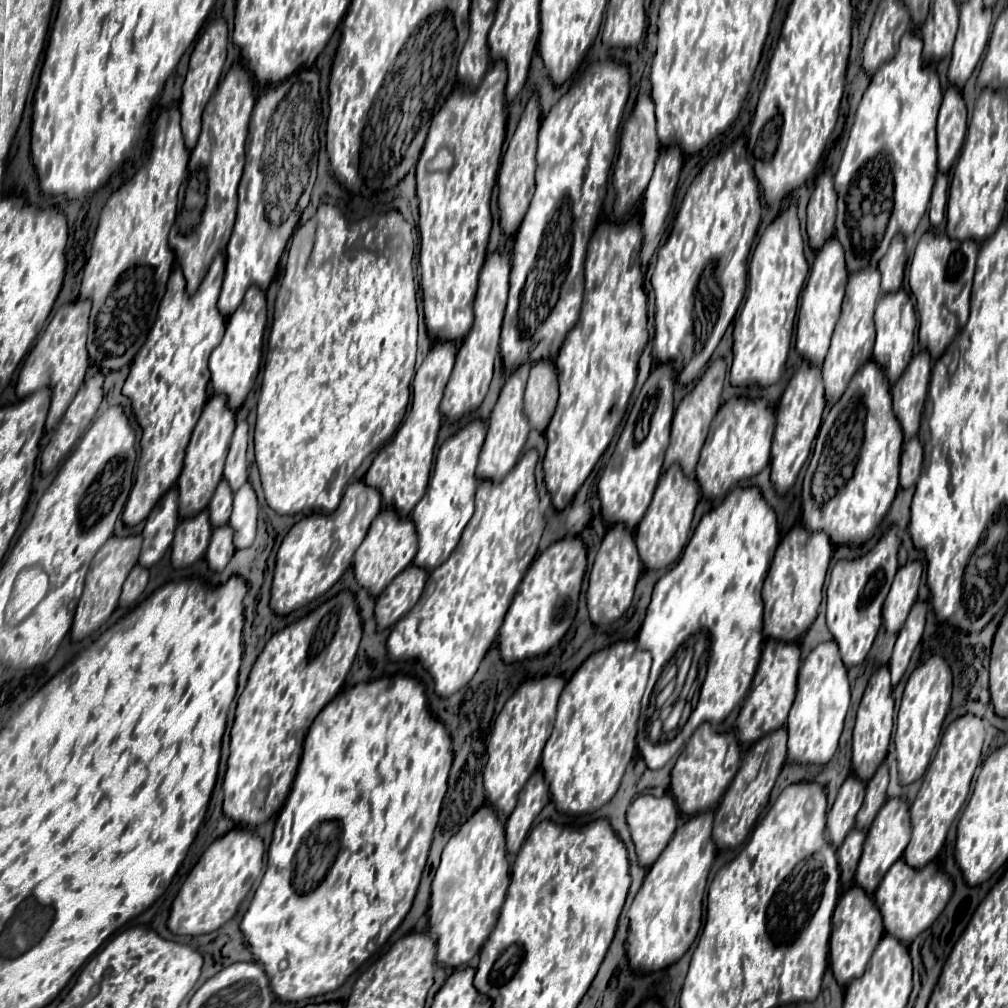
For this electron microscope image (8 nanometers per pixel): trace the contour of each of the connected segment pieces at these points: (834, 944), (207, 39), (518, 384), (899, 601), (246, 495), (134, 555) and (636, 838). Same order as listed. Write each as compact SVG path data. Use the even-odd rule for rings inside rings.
M862 887L848 889L836 905L832 917L832 935L830 935L830 963L834 977L842 987L846 987L848 981L864 973L864 967L882 935L884 935L884 927L882 927L880 911L874 905L872 897Z
M220 17L218 21L208 23L208 27L204 29L202 37L196 41L194 51L190 55L190 69L186 73L186 81L182 85L182 101L180 101L180 111L182 111L182 133L184 133L184 141L186 147L192 149L196 145L196 139L200 135L200 115L212 95L212 91L216 89L218 81L220 81L220 73L222 73L222 65L226 61L226 39L228 39L228 27L226 27L226 19Z
M524 363L520 365L504 383L500 397L494 405L494 411L490 415L490 425L488 425L488 433L486 433L486 441L480 453L480 461L478 461L478 469L476 475L478 479L502 479L518 461L522 447L526 443L526 437L530 433L528 427L528 419L524 419L522 413L522 395L524 395L524 383L528 379L528 371L530 371L532 363Z
M908 561L896 571L896 577L892 581L890 593L884 601L882 619L888 633L898 633L904 625L904 619L908 617L908 611L918 595L918 585L922 577L922 563L920 561Z
M246 481L238 491L234 491L234 509L230 515L230 527L234 529L234 545L238 549L250 547L256 535L258 503L252 485Z
M112 535L100 547L100 551L94 555L94 559L90 563L90 569L88 569L88 575L86 575L84 593L82 593L82 597L78 601L76 615L74 615L72 637L76 641L82 639L82 637L86 637L86 635L90 635L92 631L96 631L110 617L110 613L116 609L120 591L122 591L122 583L128 577L130 569L138 561L140 543L142 543L142 535L128 535L128 537L116 537L116 535Z
M666 793L662 797L654 797L654 795L640 795L638 799L632 801L632 805L628 807L626 813L626 821L630 825L630 833L632 833L632 841L636 845L636 855L638 855L638 863L642 867L652 867L652 863L658 859L658 855L664 851L664 847L668 845L668 841L672 839L676 827L678 827L678 807L674 803L674 799Z

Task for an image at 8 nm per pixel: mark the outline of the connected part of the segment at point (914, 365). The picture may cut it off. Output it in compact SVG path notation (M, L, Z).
M920 349L904 369L904 375L900 375L900 379L892 385L894 415L902 425L906 441L918 433L920 415L930 381L930 369L932 359L926 349Z

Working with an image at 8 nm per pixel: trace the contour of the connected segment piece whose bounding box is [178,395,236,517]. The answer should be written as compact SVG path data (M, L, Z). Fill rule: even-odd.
M214 395L206 401L204 411L194 427L192 439L188 443L186 449L186 459L184 459L184 469L178 477L178 491L180 491L180 501L178 501L178 509L180 509L180 517L192 517L196 513L200 513L218 481L222 479L222 469L224 469L224 459L230 447L230 439L232 439L232 431L234 431L234 411L228 407L228 399L226 395Z

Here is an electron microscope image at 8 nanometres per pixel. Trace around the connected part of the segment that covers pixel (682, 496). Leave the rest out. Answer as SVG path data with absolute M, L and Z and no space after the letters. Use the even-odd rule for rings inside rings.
M674 463L670 469L662 473L652 503L634 533L638 553L646 569L664 569L680 557L684 545L688 543L688 533L698 499L700 499L700 485L696 483L694 477L686 477L678 463Z

